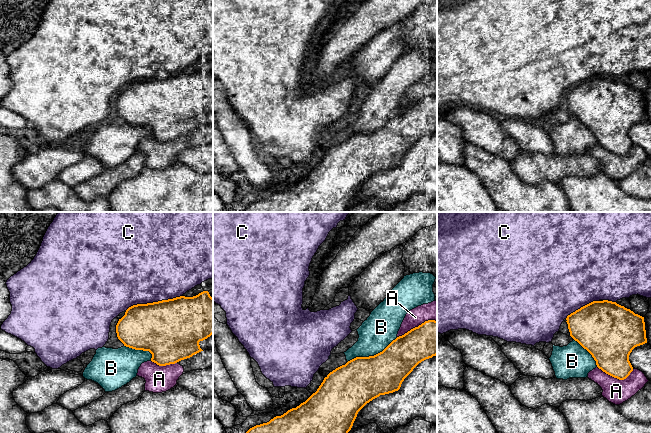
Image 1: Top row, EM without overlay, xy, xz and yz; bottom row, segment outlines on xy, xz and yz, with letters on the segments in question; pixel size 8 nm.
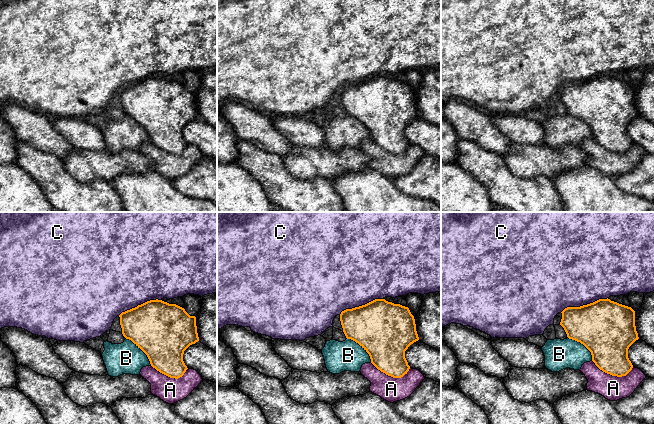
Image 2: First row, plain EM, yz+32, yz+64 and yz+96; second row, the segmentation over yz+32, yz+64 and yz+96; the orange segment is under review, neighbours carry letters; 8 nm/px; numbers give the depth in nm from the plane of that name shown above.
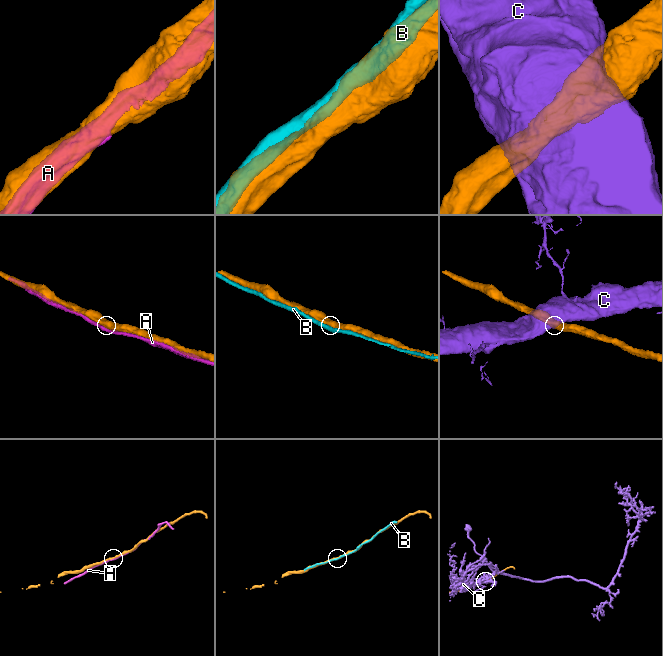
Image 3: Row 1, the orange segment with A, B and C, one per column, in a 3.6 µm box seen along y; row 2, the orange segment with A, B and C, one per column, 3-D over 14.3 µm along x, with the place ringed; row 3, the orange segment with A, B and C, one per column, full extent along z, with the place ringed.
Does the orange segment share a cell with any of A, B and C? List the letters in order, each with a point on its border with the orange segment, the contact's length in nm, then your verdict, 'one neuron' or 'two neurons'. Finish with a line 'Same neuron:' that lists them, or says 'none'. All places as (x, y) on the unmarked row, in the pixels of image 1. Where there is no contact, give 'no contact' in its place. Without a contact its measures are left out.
A: meets orange in xz at (416, 103); contact 340 nm long; two neurons
B: meets orange in xz at (372, 132); contact 460 nm long; one neuron
C: meets orange in xy at (153, 78); contact 480 nm long; two neurons
Same neuron: B

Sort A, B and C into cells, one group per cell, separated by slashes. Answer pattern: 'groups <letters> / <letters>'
groups A / B / C

